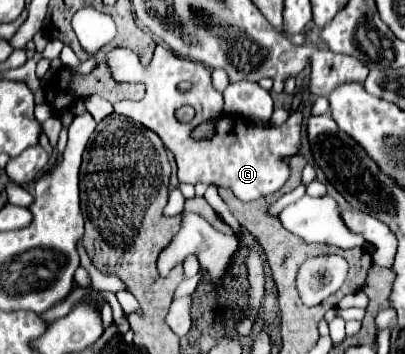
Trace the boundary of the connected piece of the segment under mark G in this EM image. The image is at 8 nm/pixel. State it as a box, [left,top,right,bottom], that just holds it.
[105,45,301,201]

